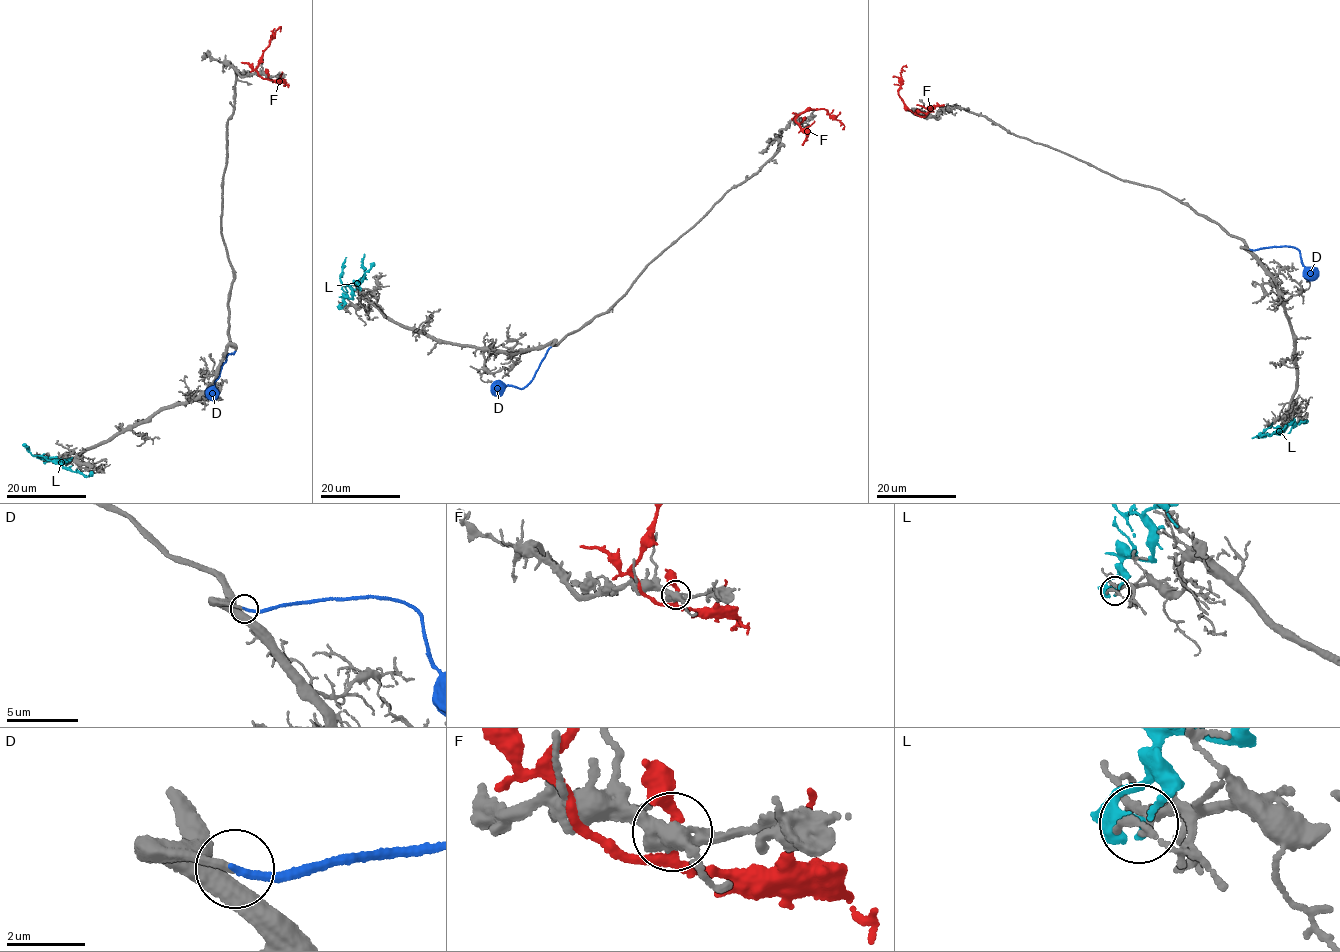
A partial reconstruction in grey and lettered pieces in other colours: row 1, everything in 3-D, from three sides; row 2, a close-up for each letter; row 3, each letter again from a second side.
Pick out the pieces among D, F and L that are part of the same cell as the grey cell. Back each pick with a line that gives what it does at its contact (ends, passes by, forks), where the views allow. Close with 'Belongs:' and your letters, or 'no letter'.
D: it ends
Belongs: D

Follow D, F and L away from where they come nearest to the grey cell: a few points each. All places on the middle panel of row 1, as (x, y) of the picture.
D: (550, 347), (525, 386), (521, 388), (497, 384), (492, 388)
F: (801, 122), (796, 121), (795, 117), (806, 110), (818, 108), (842, 123), (844, 130)
L: (342, 307), (344, 298), (353, 296), (350, 286), (354, 280), (361, 284), (374, 262)

